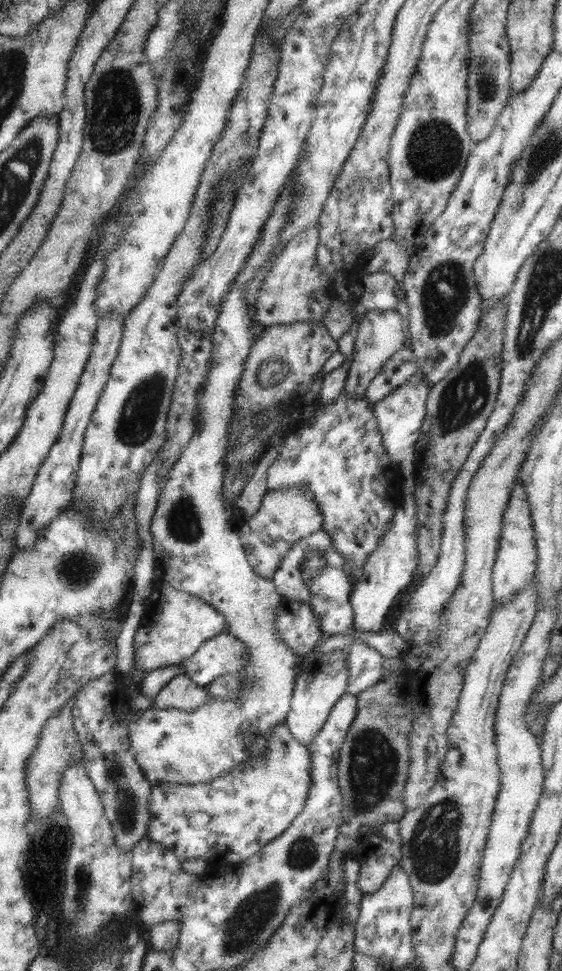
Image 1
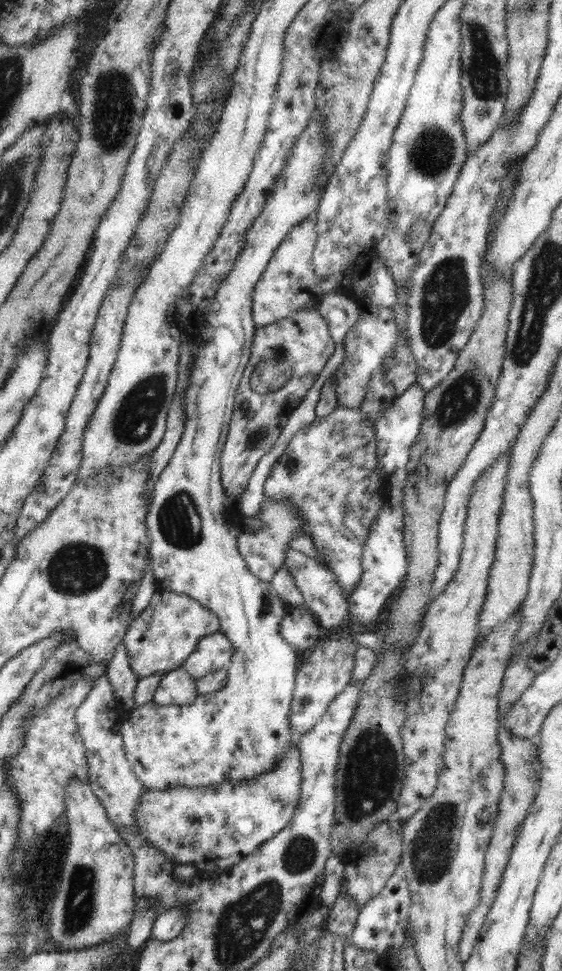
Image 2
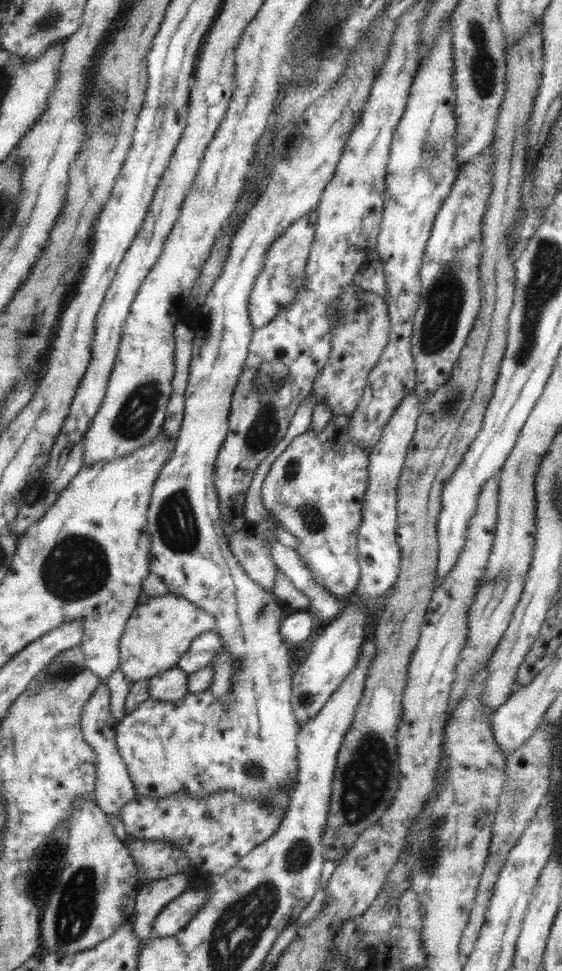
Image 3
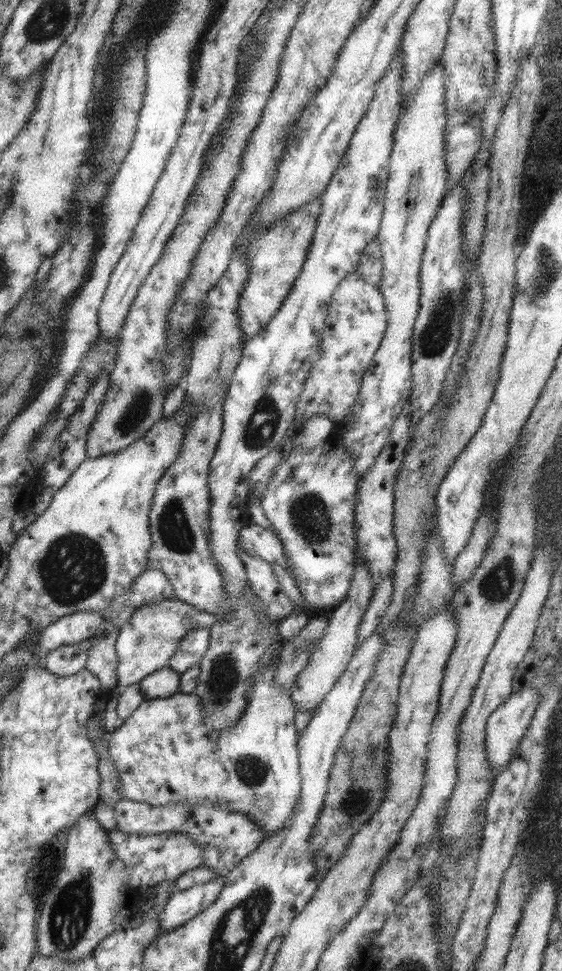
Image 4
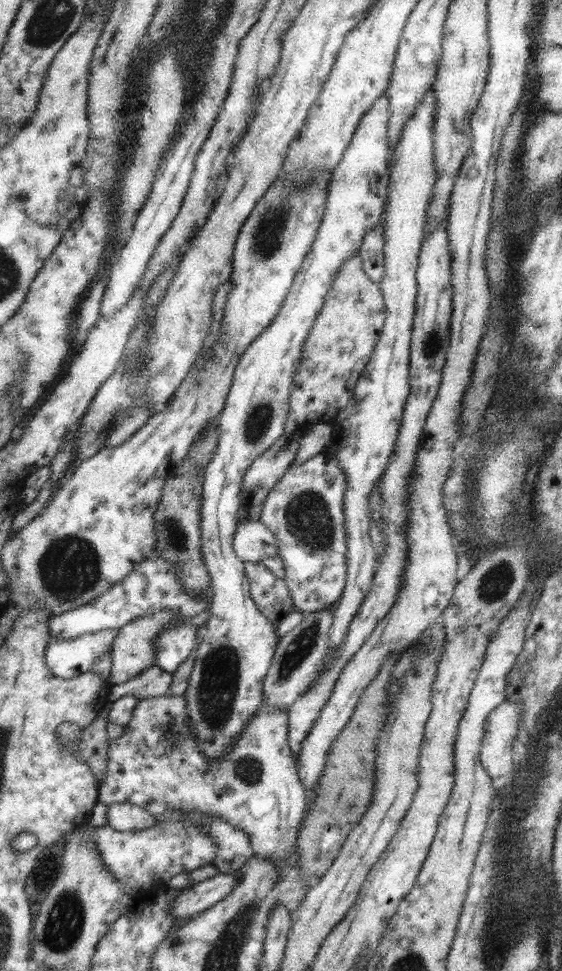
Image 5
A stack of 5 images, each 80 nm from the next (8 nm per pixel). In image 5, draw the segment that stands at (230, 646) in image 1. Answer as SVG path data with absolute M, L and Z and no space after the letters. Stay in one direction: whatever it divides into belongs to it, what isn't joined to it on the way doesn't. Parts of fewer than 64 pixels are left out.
M178 623L177 627L170 627L162 631L155 640L155 657L153 666L159 666L166 672L173 673L187 658L192 655L193 659L199 645L200 631L192 623L182 626Z

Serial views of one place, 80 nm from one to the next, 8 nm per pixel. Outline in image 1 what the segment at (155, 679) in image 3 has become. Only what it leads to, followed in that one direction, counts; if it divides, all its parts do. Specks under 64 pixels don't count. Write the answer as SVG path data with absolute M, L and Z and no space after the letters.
M174 678L154 697L153 706L162 710L176 709L194 712L202 704L214 699L207 689L190 678Z

